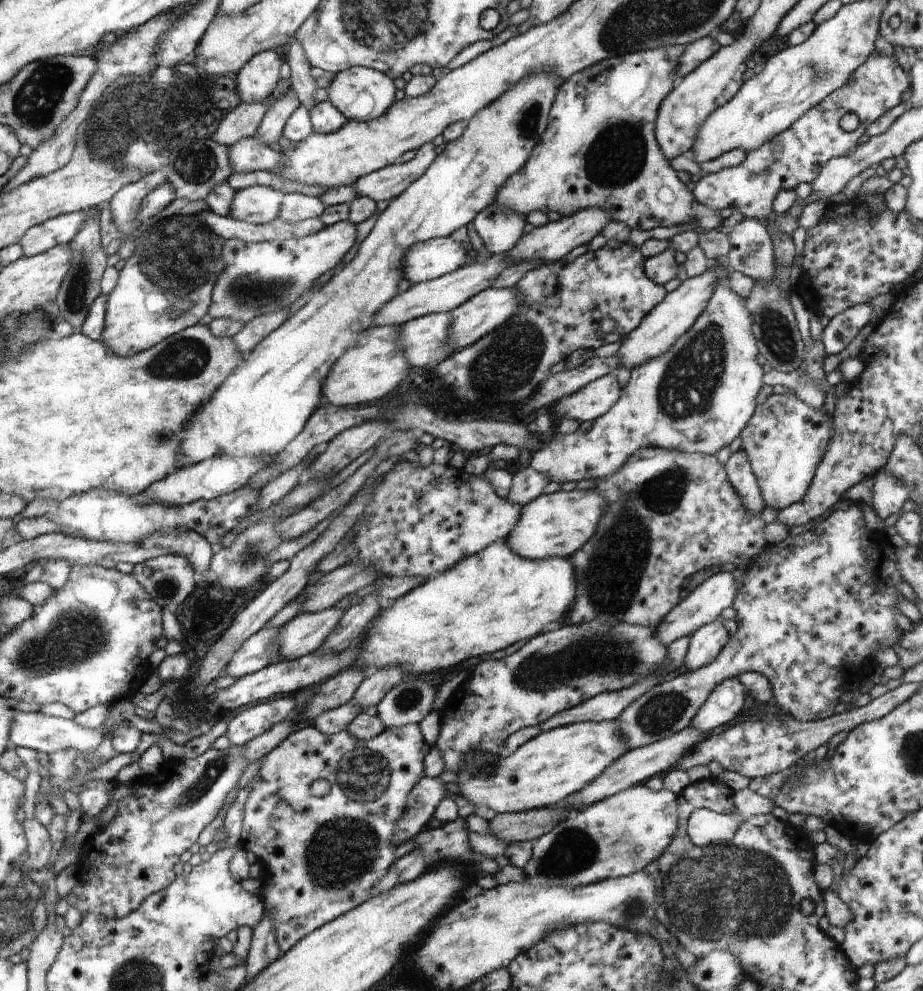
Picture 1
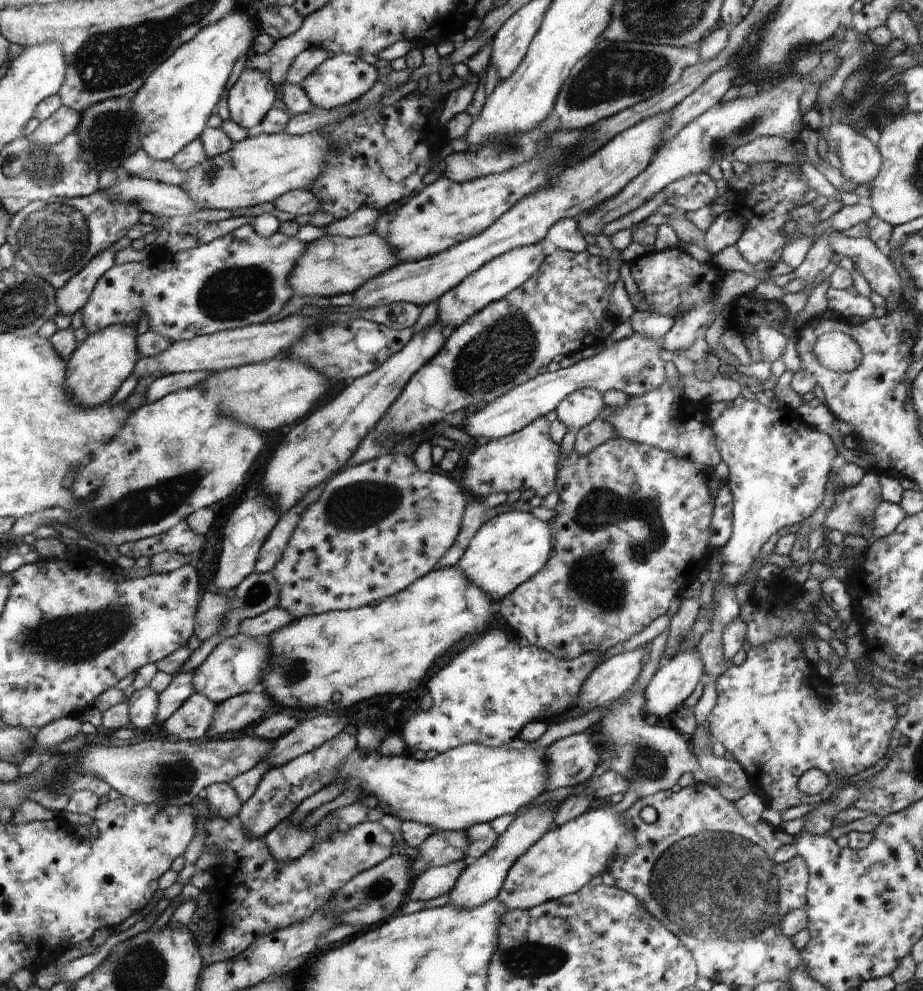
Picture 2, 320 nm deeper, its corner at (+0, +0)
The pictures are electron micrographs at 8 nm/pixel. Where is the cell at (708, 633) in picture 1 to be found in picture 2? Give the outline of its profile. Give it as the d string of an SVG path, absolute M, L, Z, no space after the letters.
M696 647L692 651L680 651L674 658L661 663L644 690L643 711L646 715L655 716L656 720L673 717L675 712L682 707L684 700L694 692L696 684L703 676L702 669L703 662Z

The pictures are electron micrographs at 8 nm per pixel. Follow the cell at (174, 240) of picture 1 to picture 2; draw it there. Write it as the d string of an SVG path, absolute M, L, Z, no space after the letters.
M110 325L100 329L94 334L88 335L79 348L68 359L68 372L66 382L71 396L84 409L90 407L100 407L108 402L115 392L120 388L120 384L132 374L140 358L137 356L137 344L135 338L138 336L137 326Z

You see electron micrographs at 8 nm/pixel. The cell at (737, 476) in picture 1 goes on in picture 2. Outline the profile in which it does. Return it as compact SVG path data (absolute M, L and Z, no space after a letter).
M724 484L723 488L715 493L713 513L711 516L711 537L709 544L720 550L732 534L733 527L733 498L731 488Z

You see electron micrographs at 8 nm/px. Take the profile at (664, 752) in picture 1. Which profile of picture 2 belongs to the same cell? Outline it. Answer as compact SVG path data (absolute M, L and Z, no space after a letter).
M546 802L520 814L505 832L497 836L494 846L488 852L485 852L475 861L470 860L470 864L466 866L466 870L459 876L455 887L449 892L448 904L458 906L458 910L475 909L492 899L496 899L510 867L534 842L548 829L552 828L556 809L557 807L550 807Z

